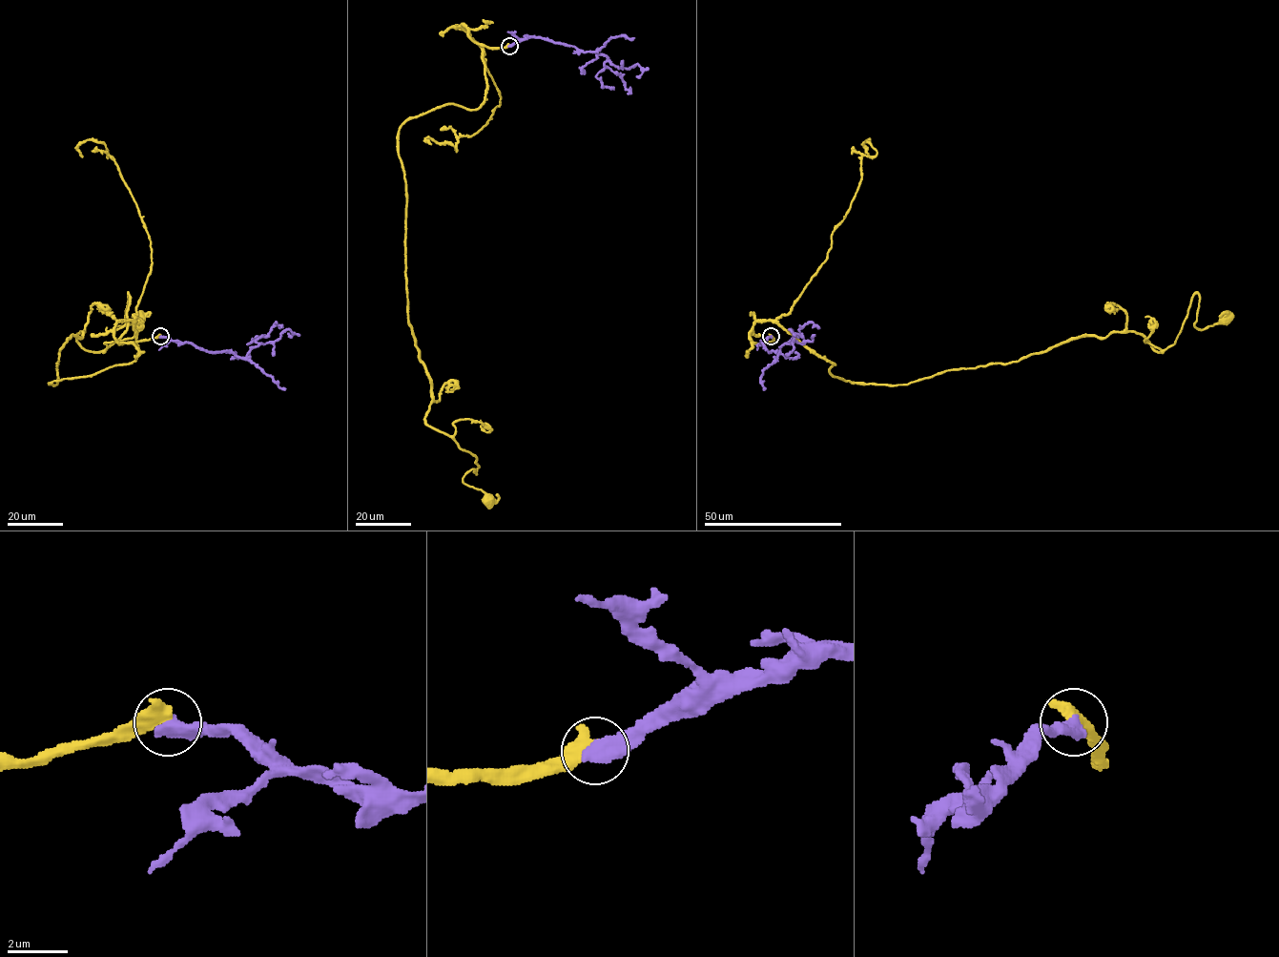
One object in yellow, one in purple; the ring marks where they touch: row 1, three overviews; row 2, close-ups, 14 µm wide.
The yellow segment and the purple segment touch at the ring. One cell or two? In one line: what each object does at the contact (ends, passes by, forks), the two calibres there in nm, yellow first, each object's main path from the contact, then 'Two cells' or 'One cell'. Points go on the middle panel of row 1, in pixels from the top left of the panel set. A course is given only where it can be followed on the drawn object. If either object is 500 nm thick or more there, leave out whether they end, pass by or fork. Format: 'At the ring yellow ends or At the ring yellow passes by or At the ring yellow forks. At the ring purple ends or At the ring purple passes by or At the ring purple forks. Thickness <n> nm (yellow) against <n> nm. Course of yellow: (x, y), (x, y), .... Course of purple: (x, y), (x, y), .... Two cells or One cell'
Thickness 600 nm (yellow) against 600 nm. Course of yellow: (509, 46), (463, 24), (485, 99), (410, 116), (398, 139), (425, 422), (476, 457), (463, 480), (486, 500). Course of purple: (509, 46), (528, 37), (541, 37), (605, 55), (616, 66), (630, 68), (637, 63), (642, 72), (636, 76). Two cells

